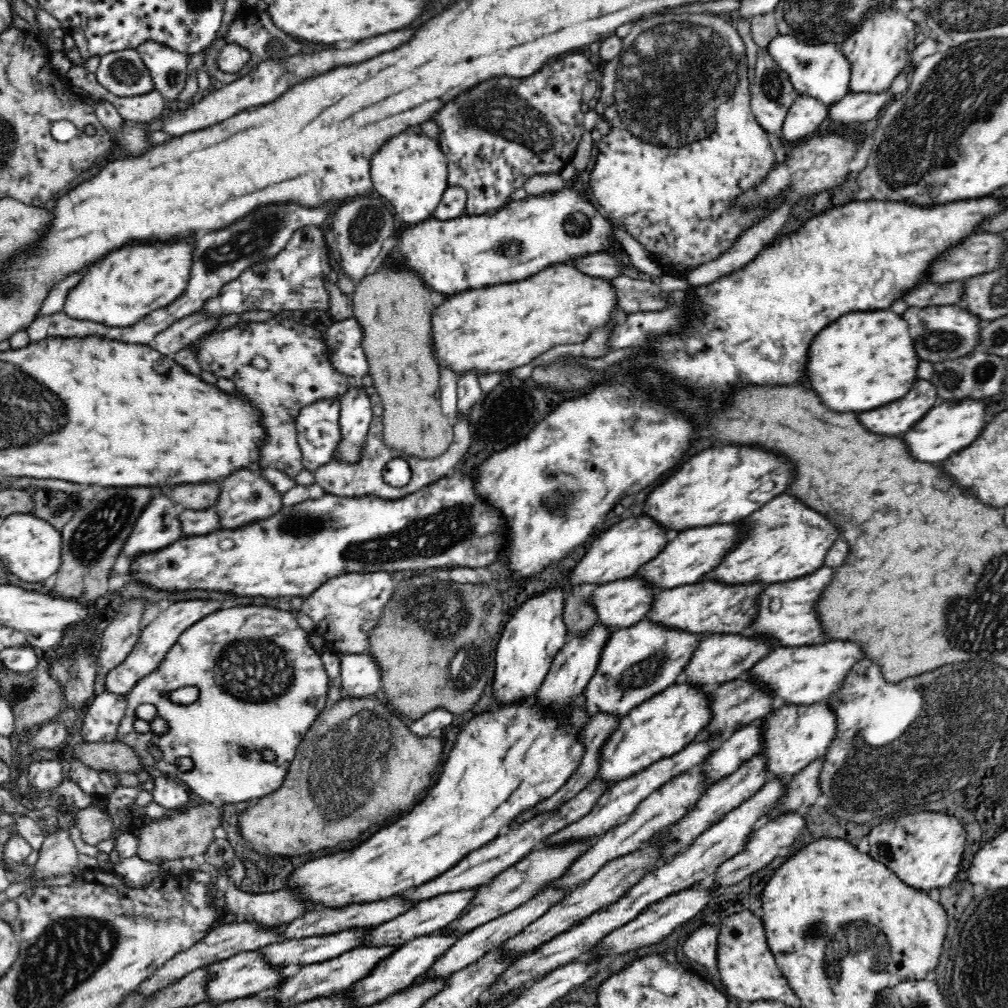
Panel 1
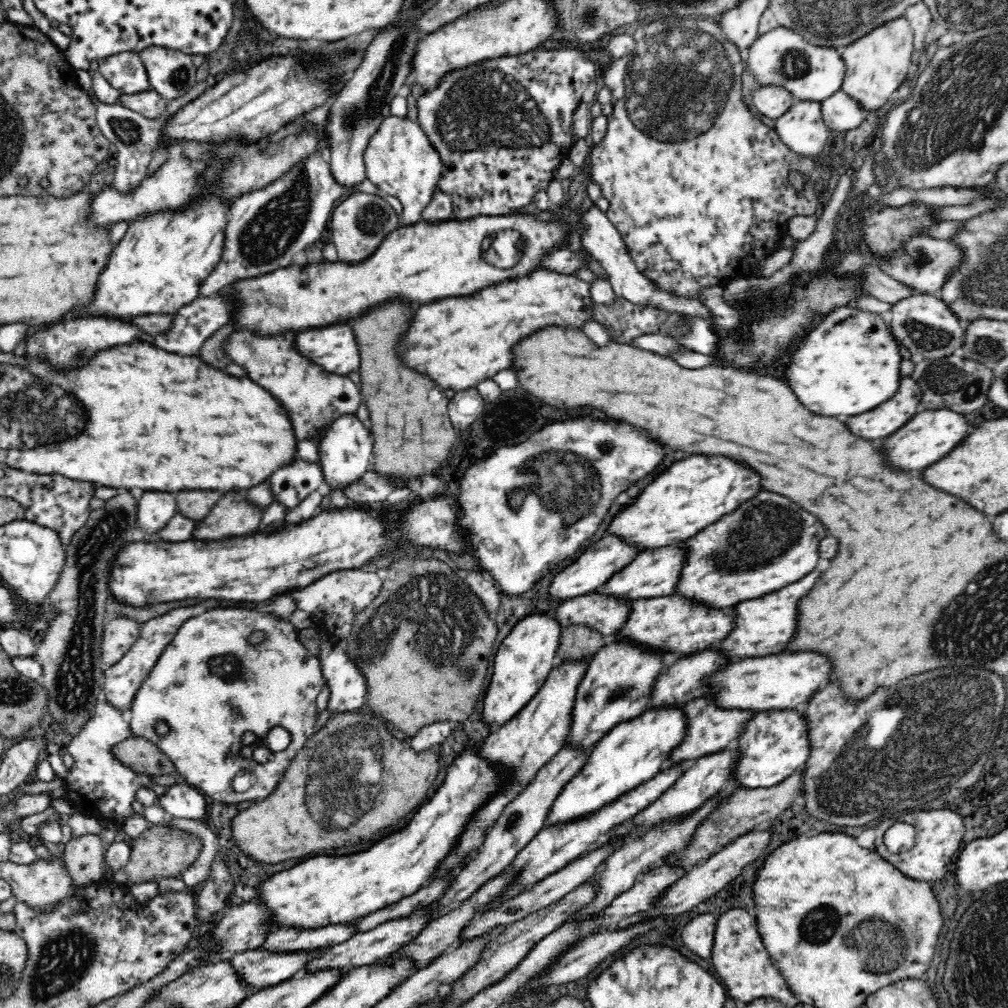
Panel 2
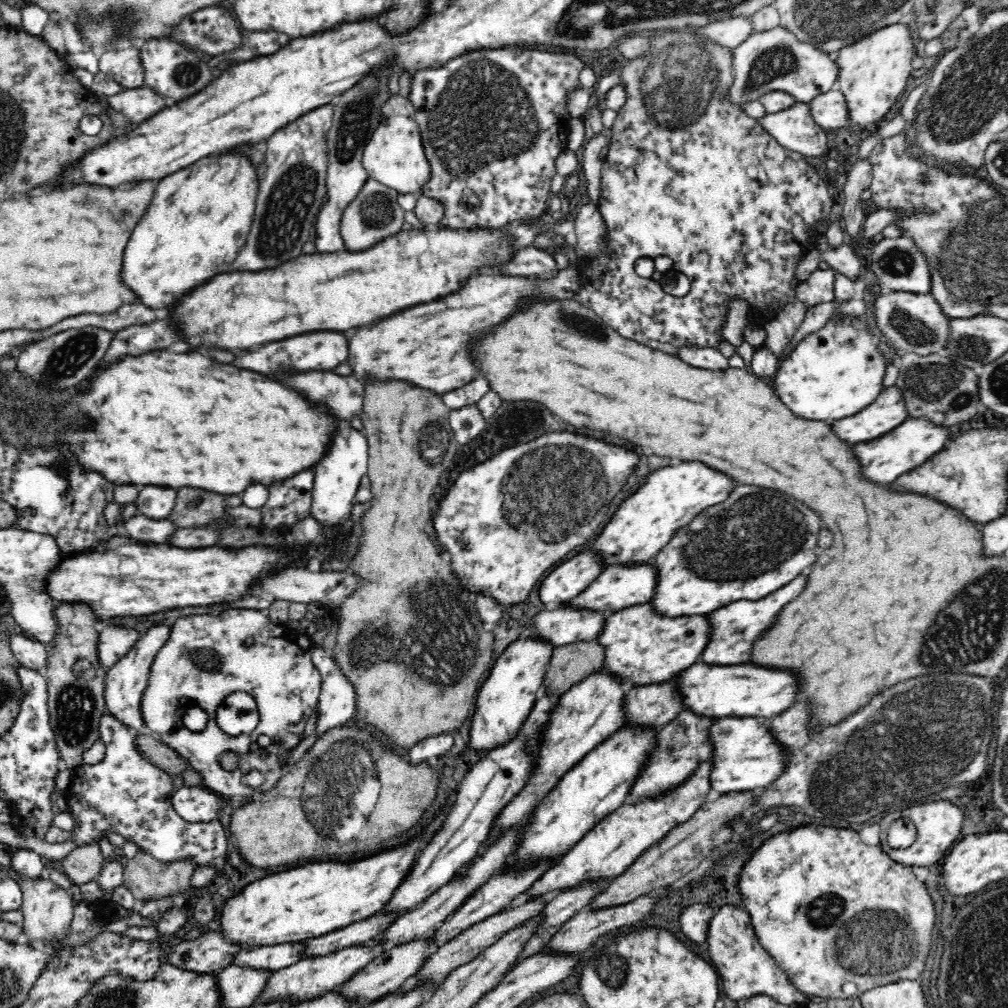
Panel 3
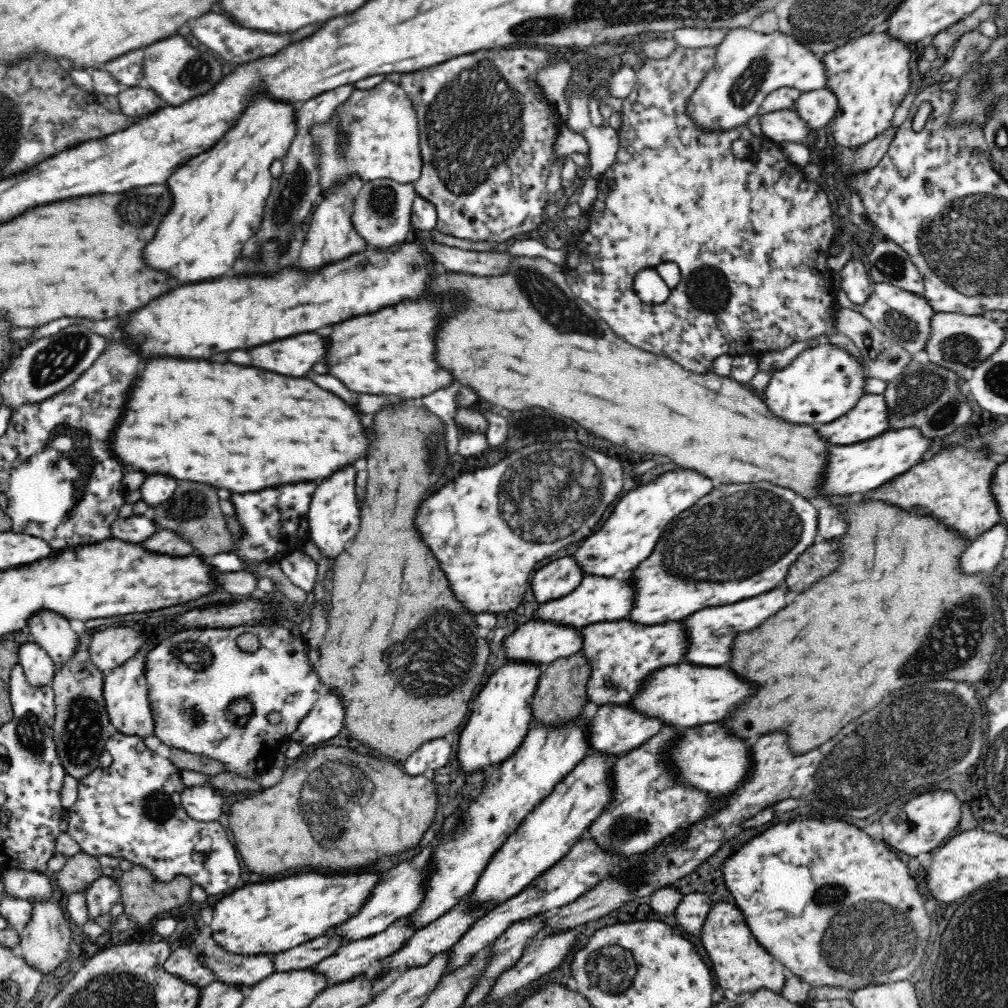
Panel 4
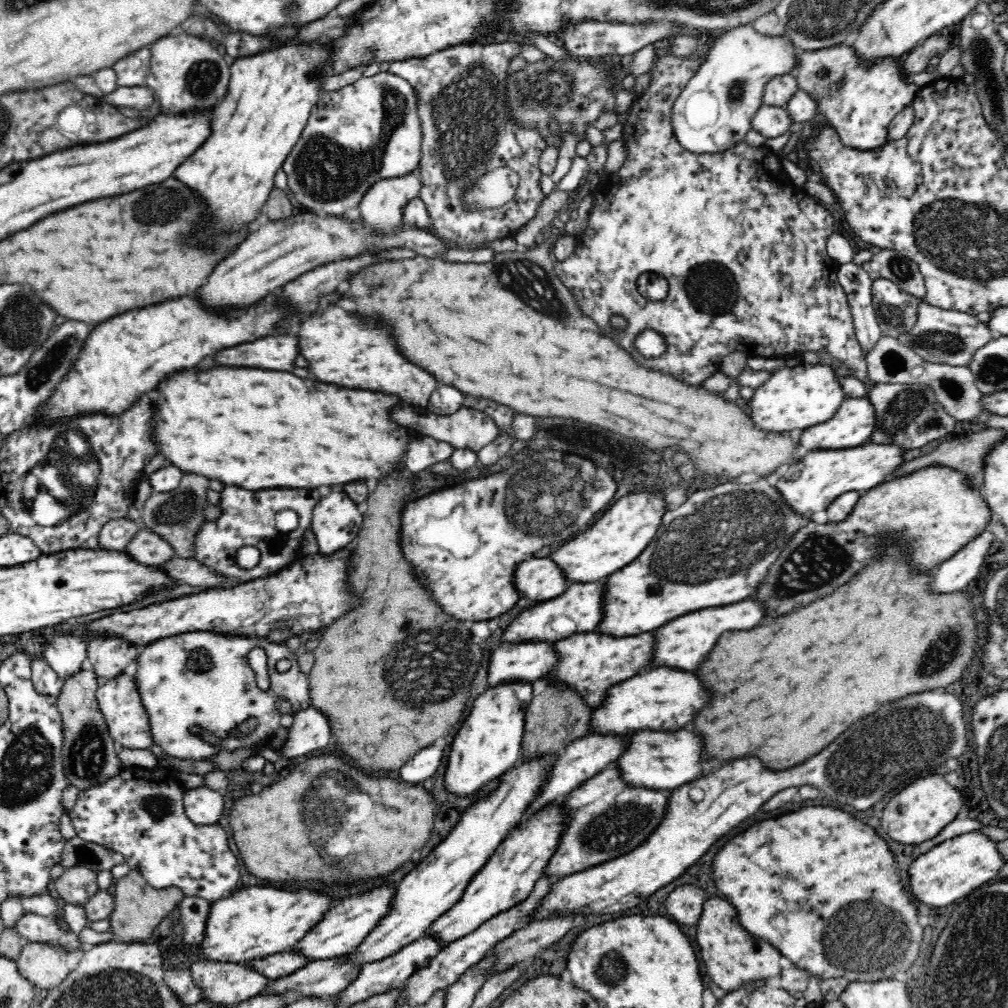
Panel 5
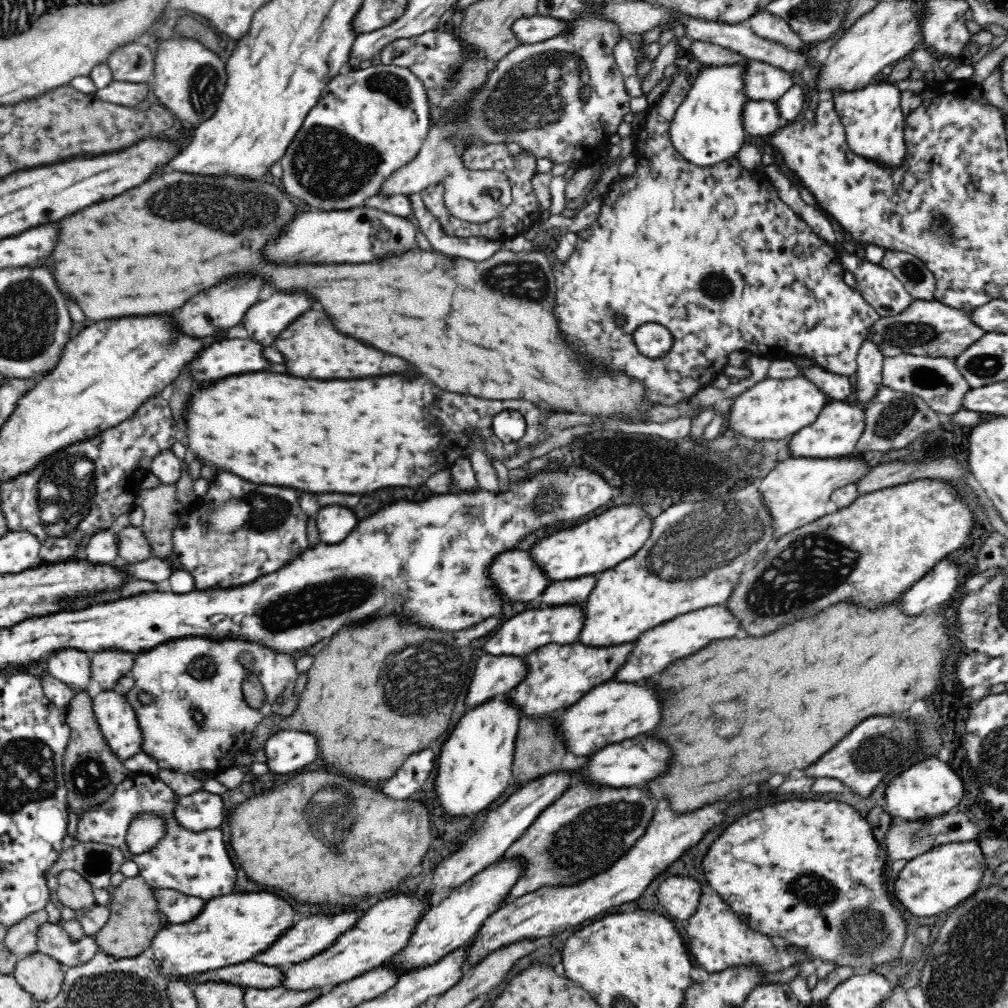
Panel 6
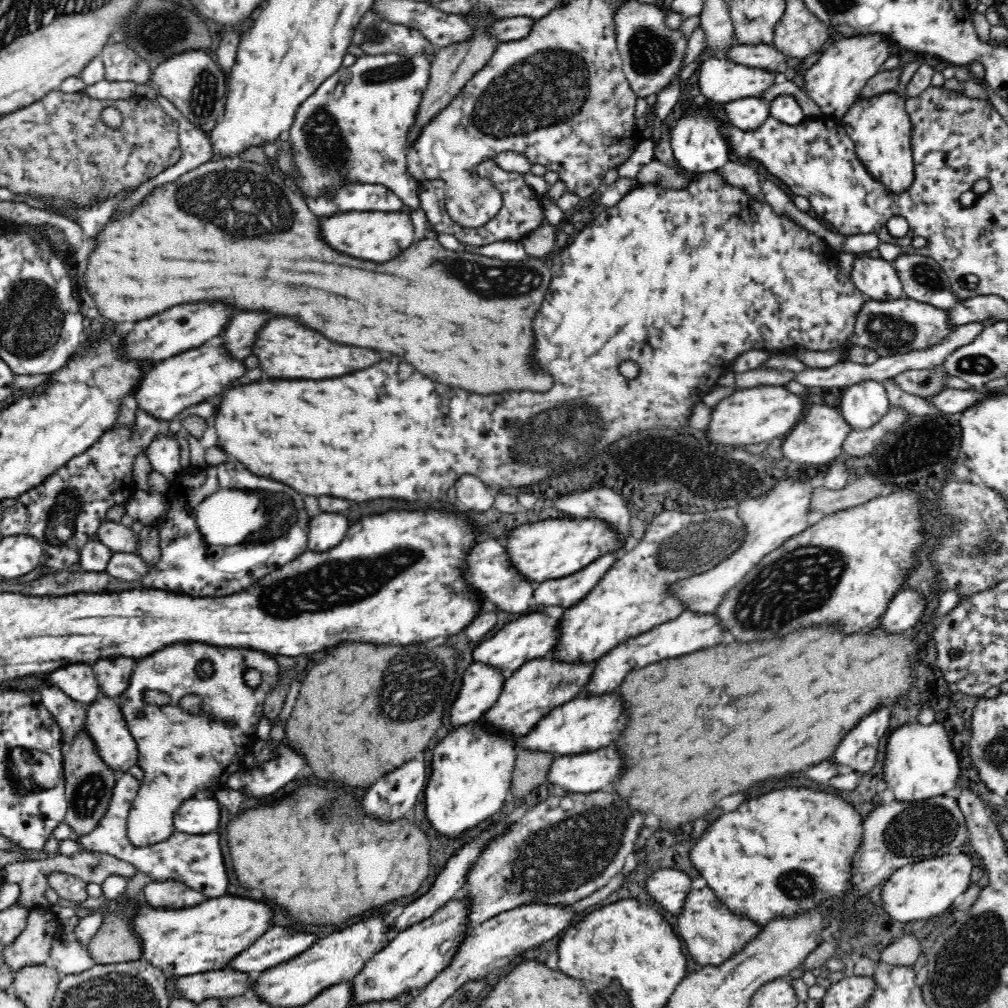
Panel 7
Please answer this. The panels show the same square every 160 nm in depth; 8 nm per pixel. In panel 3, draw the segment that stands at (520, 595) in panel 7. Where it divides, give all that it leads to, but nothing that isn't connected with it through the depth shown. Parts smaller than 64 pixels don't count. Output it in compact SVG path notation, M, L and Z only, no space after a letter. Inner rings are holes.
M590 548L590 552L582 552L558 566L556 570L552 570L540 586L542 602L549 607L569 603L575 599L606 570L608 565L602 558L604 557L600 557L598 552L592 552Z

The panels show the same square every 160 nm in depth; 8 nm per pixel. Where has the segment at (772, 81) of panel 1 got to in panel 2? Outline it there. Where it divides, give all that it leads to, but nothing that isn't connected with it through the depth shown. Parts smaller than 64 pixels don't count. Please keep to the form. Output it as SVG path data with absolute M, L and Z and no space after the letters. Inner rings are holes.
M760 85L752 92L756 112L774 120L788 111L794 102L794 95L782 86Z

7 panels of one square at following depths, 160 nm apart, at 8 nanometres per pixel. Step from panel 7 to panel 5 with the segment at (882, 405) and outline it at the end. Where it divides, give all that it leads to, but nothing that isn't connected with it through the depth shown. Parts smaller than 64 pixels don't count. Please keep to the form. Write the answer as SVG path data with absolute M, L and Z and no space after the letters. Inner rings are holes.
M854 263L840 265L837 277L848 297L855 335L866 356L878 338L884 335L873 309L873 280L860 265Z

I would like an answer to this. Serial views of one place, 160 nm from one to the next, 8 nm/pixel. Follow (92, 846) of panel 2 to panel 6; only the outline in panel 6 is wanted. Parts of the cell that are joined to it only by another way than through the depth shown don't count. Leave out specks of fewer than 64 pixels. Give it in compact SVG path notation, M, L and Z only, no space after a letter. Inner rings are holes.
M64 870L57 877L57 894L63 905L80 911L96 904L92 894L93 886L81 874L74 870Z

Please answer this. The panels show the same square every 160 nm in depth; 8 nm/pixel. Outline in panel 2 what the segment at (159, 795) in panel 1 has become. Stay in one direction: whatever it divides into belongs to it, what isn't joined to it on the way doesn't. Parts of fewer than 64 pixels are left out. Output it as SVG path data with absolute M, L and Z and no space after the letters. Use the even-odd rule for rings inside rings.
M178 781L166 786L166 790L159 796L158 804L167 812L167 816L204 821L209 800L195 787Z

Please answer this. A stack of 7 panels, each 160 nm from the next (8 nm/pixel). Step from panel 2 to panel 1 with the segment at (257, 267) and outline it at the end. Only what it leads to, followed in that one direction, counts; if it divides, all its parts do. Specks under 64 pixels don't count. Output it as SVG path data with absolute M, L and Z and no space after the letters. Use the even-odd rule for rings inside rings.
M286 204L286 206L266 206L266 208L258 208L258 212L252 212L250 216L242 218L240 222L212 232L208 236L202 236L198 240L193 240L194 250L192 250L192 266L190 266L190 278L186 284L186 290L170 304L162 306L150 312L141 318L136 324L124 328L106 328L102 324L94 324L94 322L80 322L80 320L72 320L70 316L66 316L64 312L60 314L52 314L52 316L42 316L38 320L34 320L28 326L28 334L32 342L38 342L42 338L48 336L66 336L66 338L82 338L82 336L102 336L108 340L122 340L122 342L130 342L130 344L148 344L152 345L155 336L167 329L174 321L180 320L185 316L194 314L201 310L203 306L215 296L220 294L222 286L232 280L236 280L244 270L264 258L278 255L290 240L292 232L296 232L302 226L322 226L327 220L330 206L320 208L320 210L308 210L308 208L300 208L294 204Z

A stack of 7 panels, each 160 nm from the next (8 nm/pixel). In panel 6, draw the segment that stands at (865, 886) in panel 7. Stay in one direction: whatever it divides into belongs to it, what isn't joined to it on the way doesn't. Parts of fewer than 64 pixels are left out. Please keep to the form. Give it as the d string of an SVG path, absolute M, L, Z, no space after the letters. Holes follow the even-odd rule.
M963 813L948 814L939 816L938 818L929 821L902 821L894 820L892 828L888 831L886 836L886 853L892 860L910 860L916 858L918 854L922 852L930 851L930 848L940 846L941 844L948 844L958 841L968 840L980 840L983 832L978 832L976 825L972 824L972 821L968 817L964 816Z

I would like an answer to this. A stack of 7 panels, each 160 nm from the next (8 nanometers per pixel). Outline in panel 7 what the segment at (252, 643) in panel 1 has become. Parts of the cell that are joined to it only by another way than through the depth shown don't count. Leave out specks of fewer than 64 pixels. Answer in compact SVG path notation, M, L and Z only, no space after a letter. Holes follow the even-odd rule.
M190 642L188 646L186 646L186 644L172 644L172 646L162 648L160 652L154 652L152 656L145 656L137 660L138 662L135 664L136 668L134 668L132 676L130 676L130 684L128 684L128 688L126 688L126 690L119 695L118 704L123 710L125 719L127 720L127 725L129 726L129 731L132 733L132 736L137 744L137 749L139 750L137 764L144 769L141 787L138 789L136 798L134 798L131 802L126 824L126 833L128 833L130 843L132 843L134 847L142 849L152 848L158 844L164 845L167 838L170 838L170 836L175 834L176 828L174 824L174 815L176 815L178 806L180 806L184 800L194 797L196 793L200 793L200 790L204 790L204 788L209 788L215 791L221 787L224 787L228 778L230 778L232 774L238 773L242 770L243 758L251 751L251 746L256 739L257 726L261 721L263 714L263 702L266 700L266 696L270 694L269 692L279 684L279 674L281 673L281 668L280 665L278 665L278 661L276 661L274 655L266 653L262 650L244 650L244 648L216 648L216 646L210 646L210 644L198 644L198 642ZM249 670L257 670L258 673L260 673L260 679L262 679L262 682L260 682L260 686L258 686L258 688L252 688L246 684L244 673ZM145 690L160 690L160 692L166 692L171 700L169 703L161 706L148 705L144 703L143 700ZM186 694L196 694L202 698L203 708L200 714L190 714L180 708L178 701L180 701L183 696L186 696Z

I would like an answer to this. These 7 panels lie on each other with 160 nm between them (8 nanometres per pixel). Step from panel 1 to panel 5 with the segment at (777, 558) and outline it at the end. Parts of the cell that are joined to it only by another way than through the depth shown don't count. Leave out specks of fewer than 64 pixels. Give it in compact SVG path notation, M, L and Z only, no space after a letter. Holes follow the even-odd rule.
M756 480L756 482L752 482L752 484L734 484L734 482L728 482L728 484L720 484L720 486L716 486L716 488L700 490L700 492L694 492L692 496L689 496L688 500L678 506L676 510L668 509L662 517L660 526L657 528L656 536L650 541L650 544L646 547L646 550L642 552L642 555L638 556L637 560L634 560L634 562L628 564L625 568L622 568L622 570L618 570L606 578L605 616L597 628L597 631L605 632L610 636L636 636L636 634L641 632L656 631L659 627L669 623L679 615L685 615L703 608L710 608L710 606L734 604L734 602L740 602L740 600L746 600L748 596L752 596L752 594L758 590L760 582L766 578L768 568L774 564L774 560L776 560L778 556L782 556L782 551L787 547L789 540L810 522L809 518L796 512L787 502L788 501L784 500L782 495L780 495L778 489L768 484L768 480Z

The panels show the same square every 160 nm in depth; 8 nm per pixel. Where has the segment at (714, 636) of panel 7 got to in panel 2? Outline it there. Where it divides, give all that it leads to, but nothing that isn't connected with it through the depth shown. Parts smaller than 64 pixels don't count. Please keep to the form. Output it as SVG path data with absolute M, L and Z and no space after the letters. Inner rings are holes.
M814 570L778 592L770 592L770 594L758 596L758 600L744 600L735 605L736 626L732 629L732 634L718 642L719 650L728 656L730 661L733 661L732 656L736 656L735 660L744 659L746 656L750 658L750 656L766 656L766 654L782 652L796 634L798 602L802 596L806 596L814 588L818 578L820 578L820 572Z

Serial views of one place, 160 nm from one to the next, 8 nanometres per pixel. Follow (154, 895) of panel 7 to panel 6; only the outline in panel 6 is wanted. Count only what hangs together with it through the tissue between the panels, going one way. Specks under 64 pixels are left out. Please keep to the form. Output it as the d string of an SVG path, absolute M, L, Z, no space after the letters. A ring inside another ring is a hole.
M155 889L155 897L158 899L160 910L168 916L172 924L186 924L194 920L204 908L204 902L200 898L188 896L174 889Z

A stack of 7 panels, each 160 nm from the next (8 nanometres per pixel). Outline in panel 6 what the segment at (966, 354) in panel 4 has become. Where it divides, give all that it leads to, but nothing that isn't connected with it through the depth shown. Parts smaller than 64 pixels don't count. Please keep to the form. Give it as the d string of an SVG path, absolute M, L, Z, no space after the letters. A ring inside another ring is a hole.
M916 300L904 313L891 317L879 317L869 328L871 340L884 356L915 354L918 356L958 358L969 346L977 343L986 332L971 317L971 313L950 308L934 300Z

